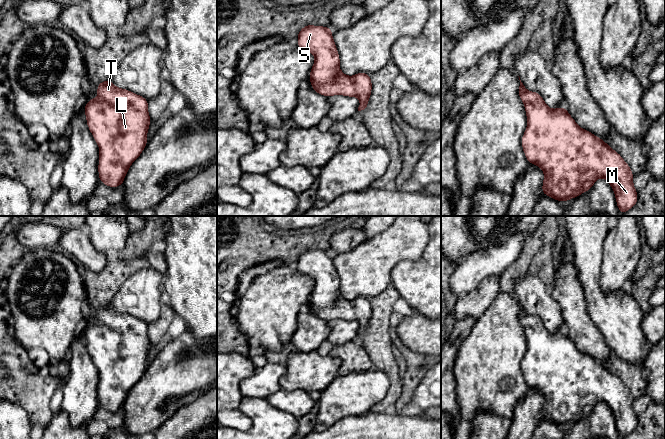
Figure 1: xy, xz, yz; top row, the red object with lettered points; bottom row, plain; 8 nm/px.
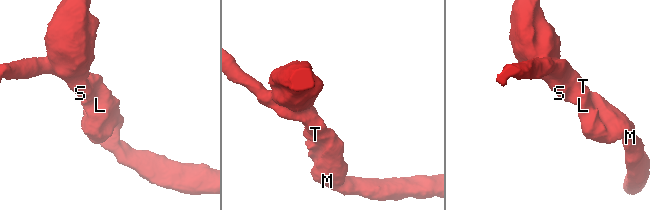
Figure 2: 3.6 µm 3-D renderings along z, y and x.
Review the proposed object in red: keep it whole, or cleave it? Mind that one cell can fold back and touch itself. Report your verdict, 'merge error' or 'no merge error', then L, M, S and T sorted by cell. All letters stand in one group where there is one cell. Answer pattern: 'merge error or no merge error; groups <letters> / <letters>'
no merge error; groups L M S T

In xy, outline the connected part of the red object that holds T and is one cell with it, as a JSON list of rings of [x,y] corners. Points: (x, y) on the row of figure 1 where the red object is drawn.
[[[109,79],[97,84],[97,93],[99,97],[90,99],[83,111],[88,129],[99,146],[99,180],[115,188],[123,186],[129,167],[141,155],[148,142],[147,132],[151,124],[148,99],[116,87]]]

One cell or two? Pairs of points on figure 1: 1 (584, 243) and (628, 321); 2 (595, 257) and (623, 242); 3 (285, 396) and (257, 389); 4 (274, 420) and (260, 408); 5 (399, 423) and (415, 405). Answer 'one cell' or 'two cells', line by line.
1: one cell
2: two cells
3: two cells
4: one cell
5: two cells

